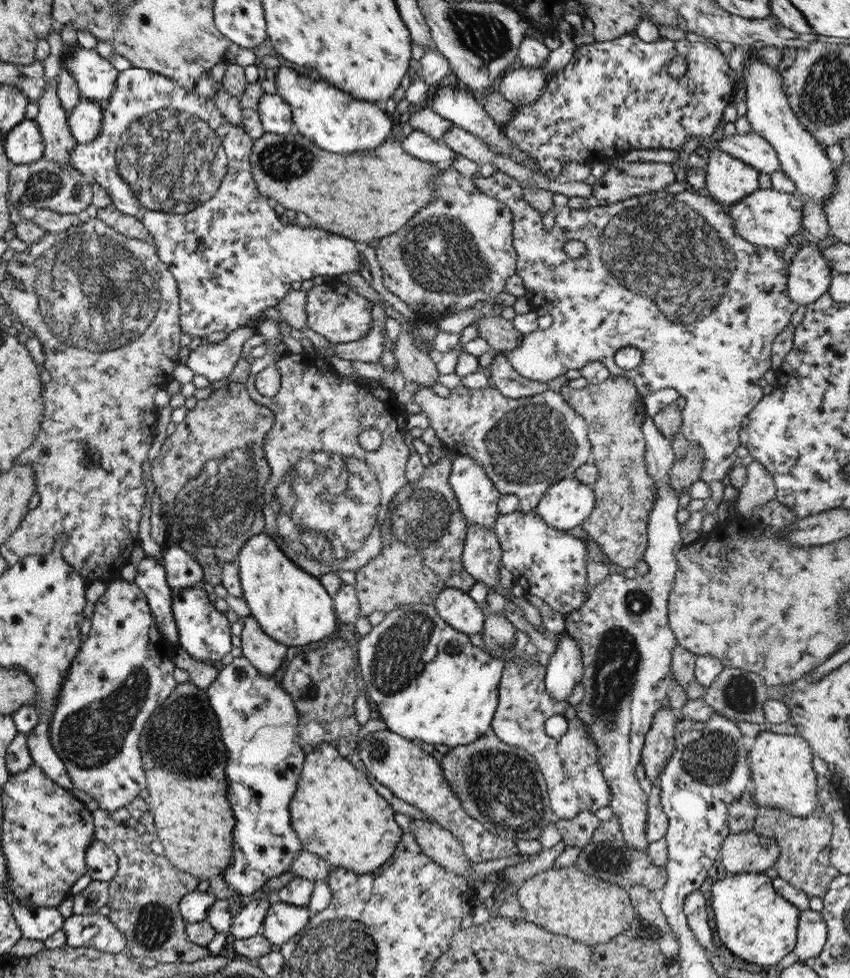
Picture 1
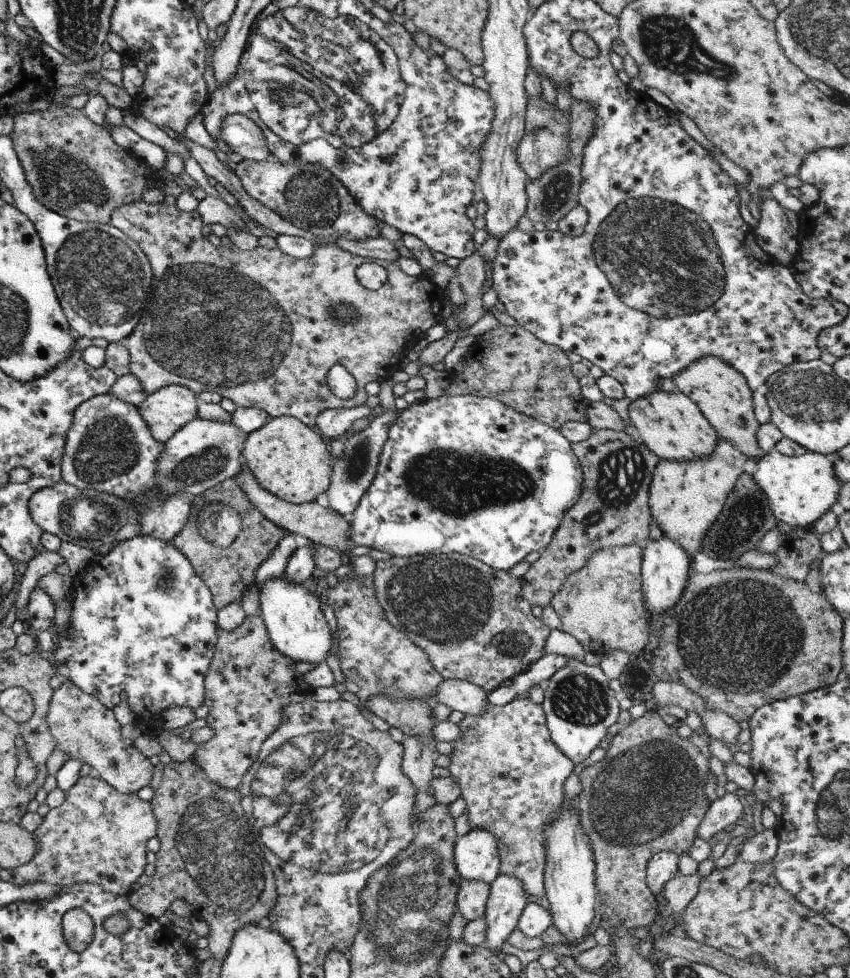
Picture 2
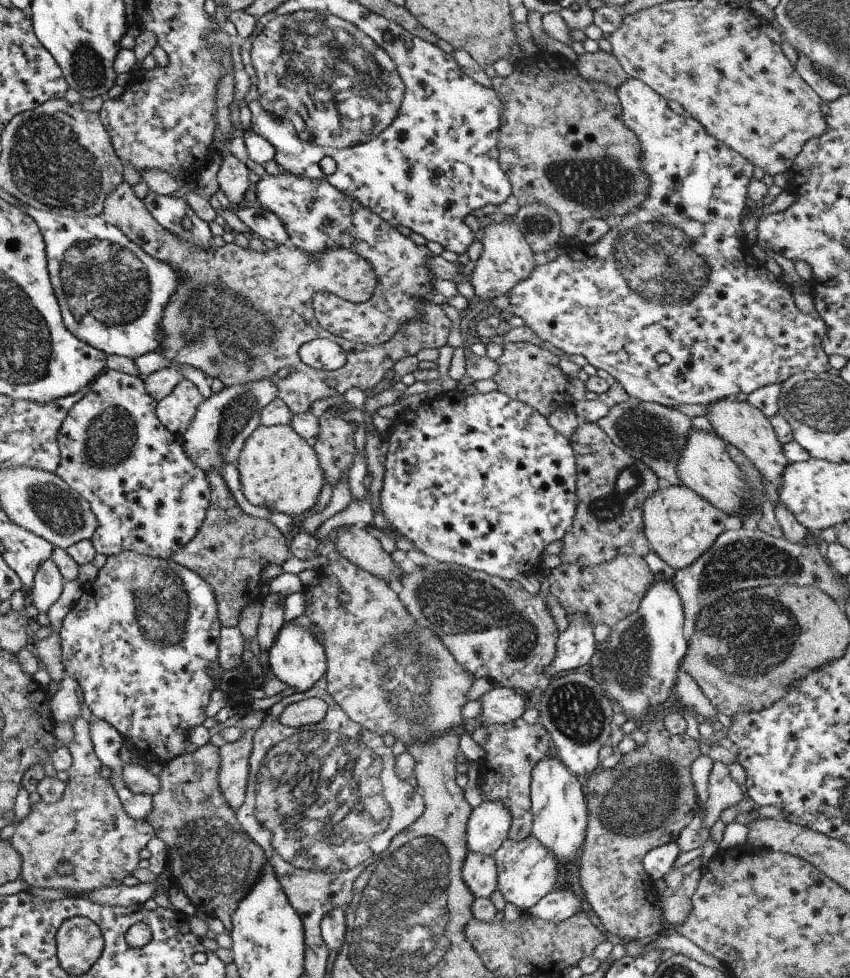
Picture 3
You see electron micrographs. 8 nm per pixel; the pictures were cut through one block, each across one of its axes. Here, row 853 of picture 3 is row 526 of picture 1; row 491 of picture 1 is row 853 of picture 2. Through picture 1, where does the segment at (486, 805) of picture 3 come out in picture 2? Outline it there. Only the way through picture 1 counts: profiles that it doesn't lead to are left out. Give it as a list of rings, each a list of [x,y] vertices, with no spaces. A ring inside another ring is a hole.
[[[473,828],[454,842],[453,862],[461,880],[491,884],[497,876],[499,854],[493,834]]]

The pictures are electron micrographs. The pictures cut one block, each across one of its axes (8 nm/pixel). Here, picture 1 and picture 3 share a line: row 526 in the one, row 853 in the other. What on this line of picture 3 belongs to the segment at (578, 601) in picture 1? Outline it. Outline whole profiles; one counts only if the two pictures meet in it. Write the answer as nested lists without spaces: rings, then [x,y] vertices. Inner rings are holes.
[[[531,834],[520,841],[505,839],[492,857],[496,866],[496,889],[505,902],[518,906],[522,912],[553,890],[557,866],[561,865],[557,864],[556,858]]]

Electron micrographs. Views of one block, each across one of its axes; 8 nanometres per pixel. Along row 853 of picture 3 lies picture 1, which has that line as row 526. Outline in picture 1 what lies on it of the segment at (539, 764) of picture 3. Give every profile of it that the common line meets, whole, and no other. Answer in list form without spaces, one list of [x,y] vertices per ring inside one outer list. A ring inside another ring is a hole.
[[[564,478],[543,493],[534,511],[547,526],[567,532],[582,524],[594,504],[591,488],[574,478]]]

